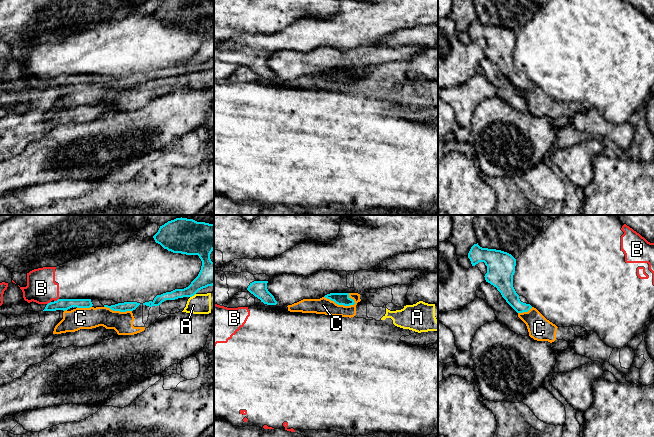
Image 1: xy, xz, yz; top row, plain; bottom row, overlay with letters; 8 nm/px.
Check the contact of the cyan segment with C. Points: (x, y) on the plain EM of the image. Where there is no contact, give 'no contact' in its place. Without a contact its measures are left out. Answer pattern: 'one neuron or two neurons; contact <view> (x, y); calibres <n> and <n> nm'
two neurons; contact xz (340, 80); calibres 100 and 130 nm

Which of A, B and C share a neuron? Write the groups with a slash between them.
A C / B

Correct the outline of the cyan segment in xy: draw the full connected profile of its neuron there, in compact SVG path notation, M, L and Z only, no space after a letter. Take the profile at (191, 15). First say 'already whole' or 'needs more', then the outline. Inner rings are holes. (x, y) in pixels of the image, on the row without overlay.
already whole; M164 0L160 2L153 14L156 19L173 29L198 31L202 37L202 42L198 52L188 63L157 71L153 77L145 78L143 81L149 83L159 82L165 76L192 73L199 66L214 61L214 38L210 35L210 30L214 26L214 0Z

